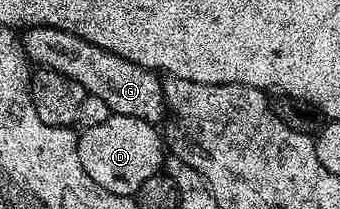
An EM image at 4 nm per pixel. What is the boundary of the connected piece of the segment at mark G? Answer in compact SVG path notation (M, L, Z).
M58 28L24 29L23 52L37 68L50 68L59 74L67 74L67 78L75 78L88 95L103 98L114 116L139 118L154 126L166 119L162 77L149 68L127 62L127 58L119 58L119 54L111 54L97 44Z

